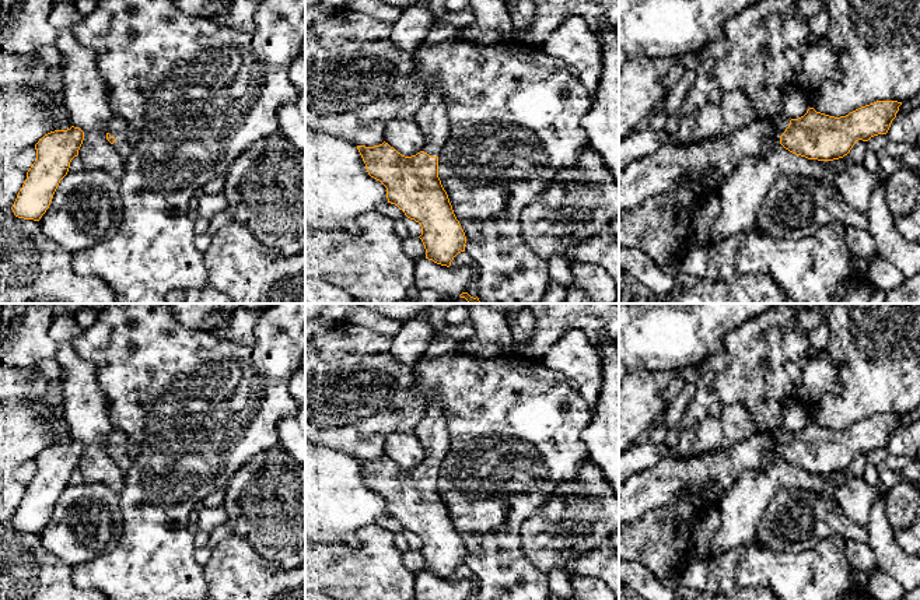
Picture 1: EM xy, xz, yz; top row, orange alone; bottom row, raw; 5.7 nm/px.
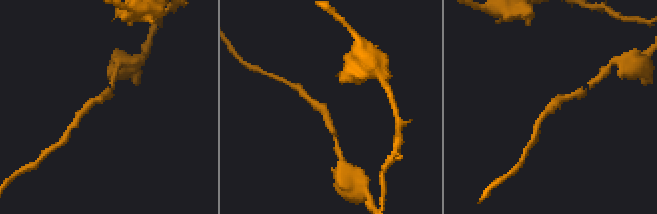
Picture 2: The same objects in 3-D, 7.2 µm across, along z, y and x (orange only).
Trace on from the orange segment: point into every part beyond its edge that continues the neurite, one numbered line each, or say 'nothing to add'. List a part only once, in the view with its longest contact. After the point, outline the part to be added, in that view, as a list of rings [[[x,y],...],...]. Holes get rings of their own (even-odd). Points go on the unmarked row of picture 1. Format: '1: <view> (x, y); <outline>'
1: yz (712, 472); [[[759,431],[728,450],[713,449],[688,459],[671,456],[632,474],[619,485],[619,526],[671,503],[682,491],[728,491],[741,473],[763,467],[769,457],[779,457],[788,438],[786,431]]]

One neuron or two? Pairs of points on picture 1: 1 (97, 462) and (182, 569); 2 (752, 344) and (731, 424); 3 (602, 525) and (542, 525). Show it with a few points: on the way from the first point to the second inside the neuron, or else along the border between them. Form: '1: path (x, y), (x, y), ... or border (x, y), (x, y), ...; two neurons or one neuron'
1: border (125, 473), (122, 488), (118, 493); two neurons
2: border (721, 409), (740, 402), (749, 413), (756, 428); two neurons
3: path (587, 527), (558, 525); one neuron

